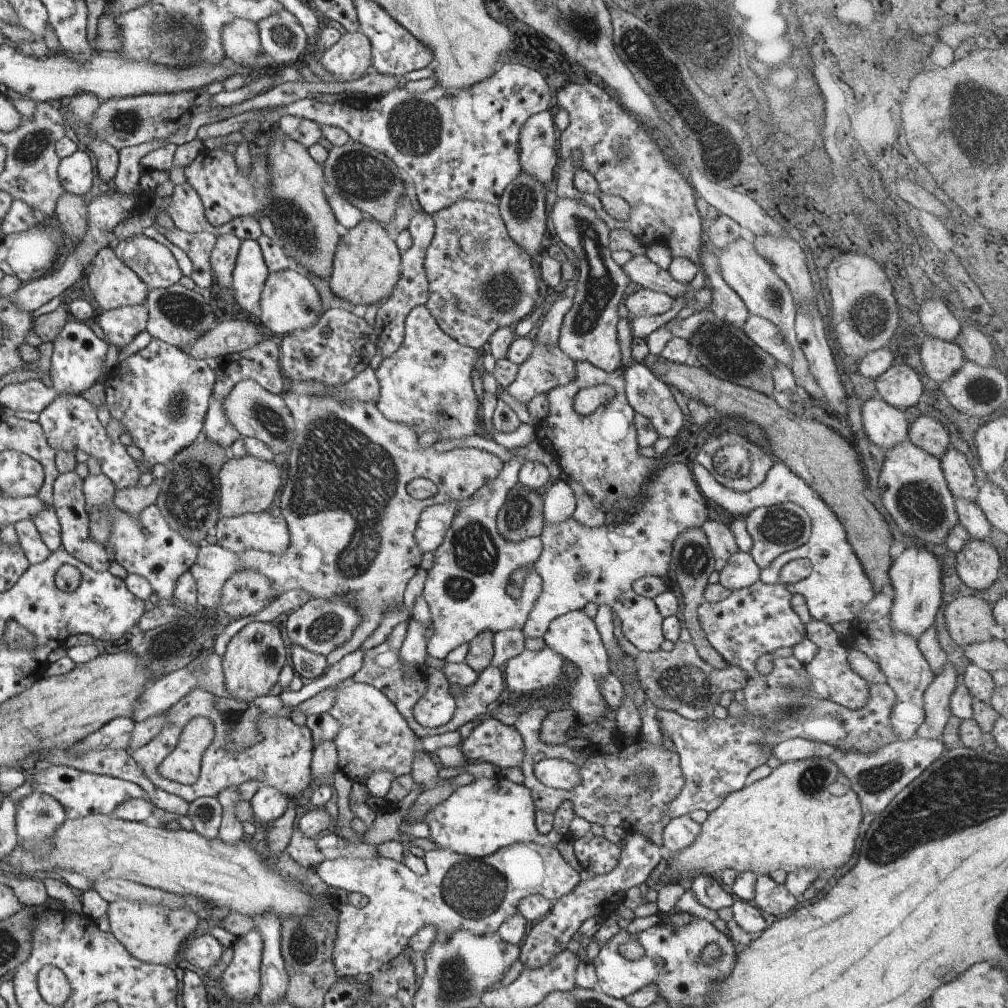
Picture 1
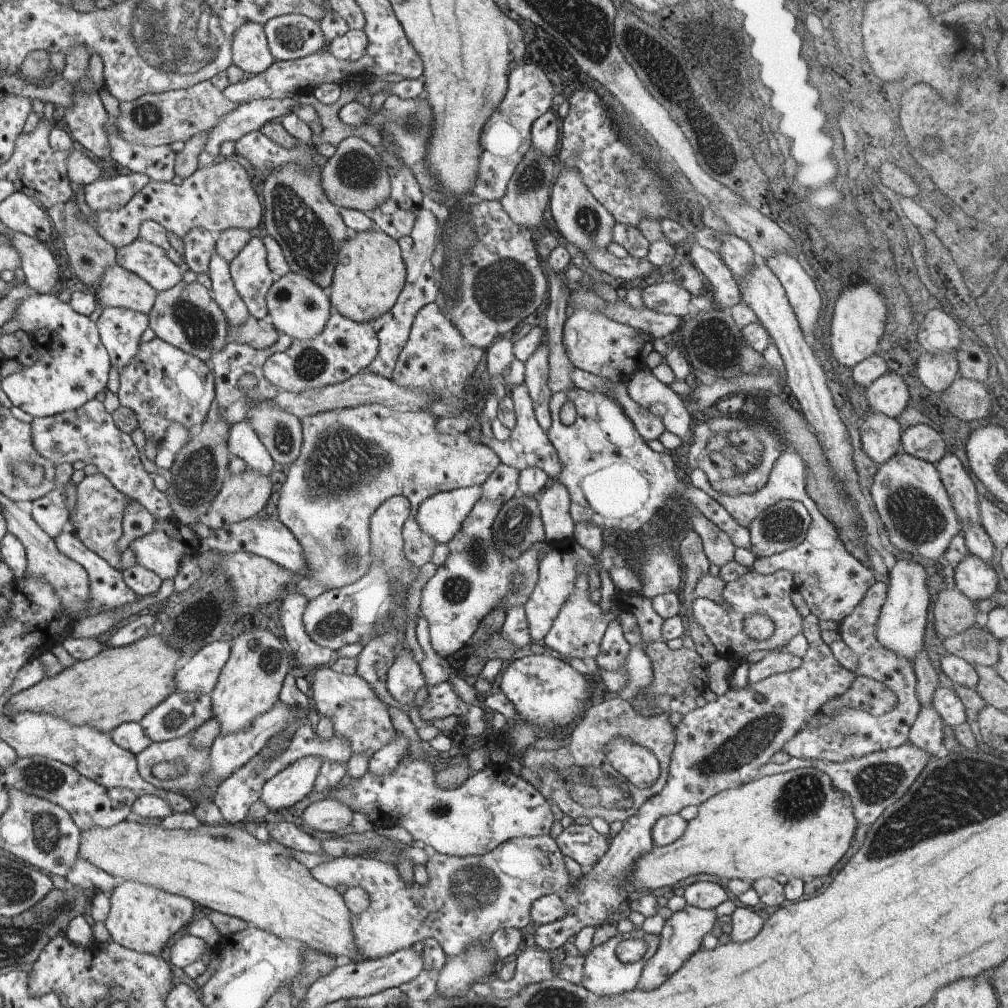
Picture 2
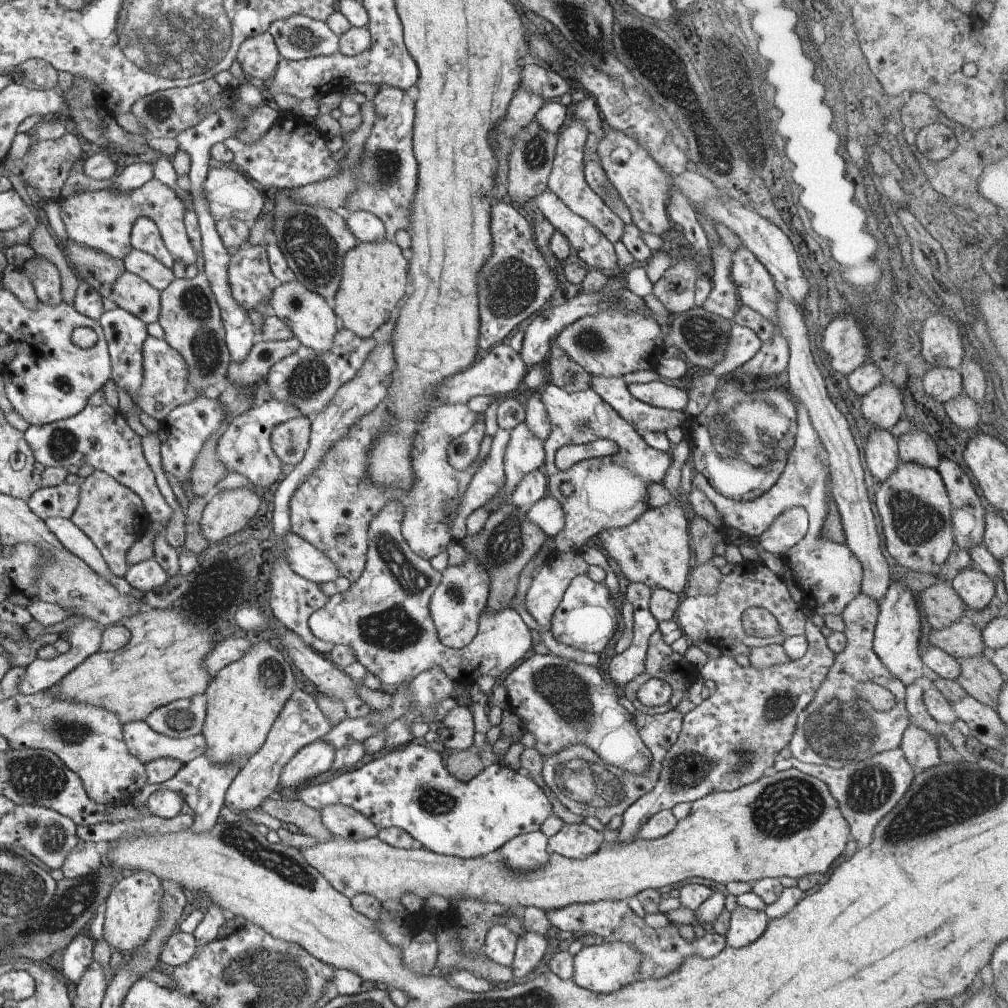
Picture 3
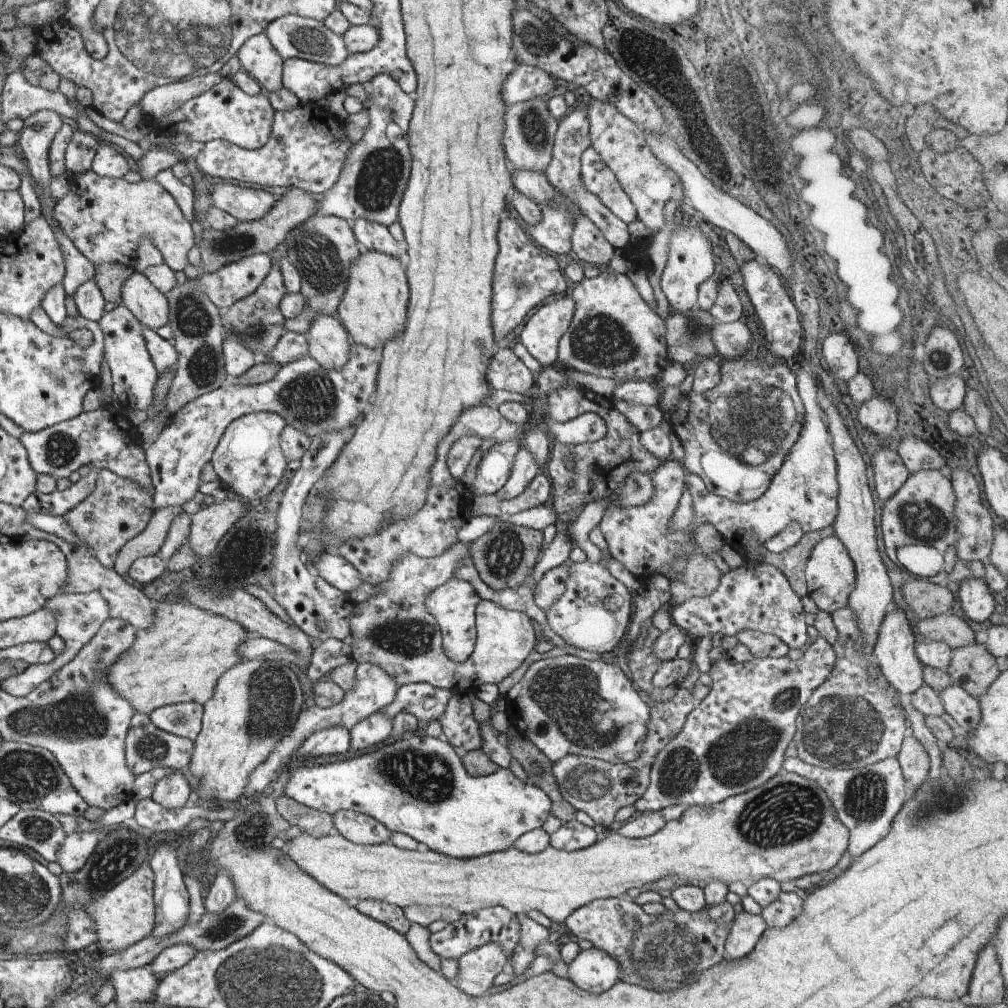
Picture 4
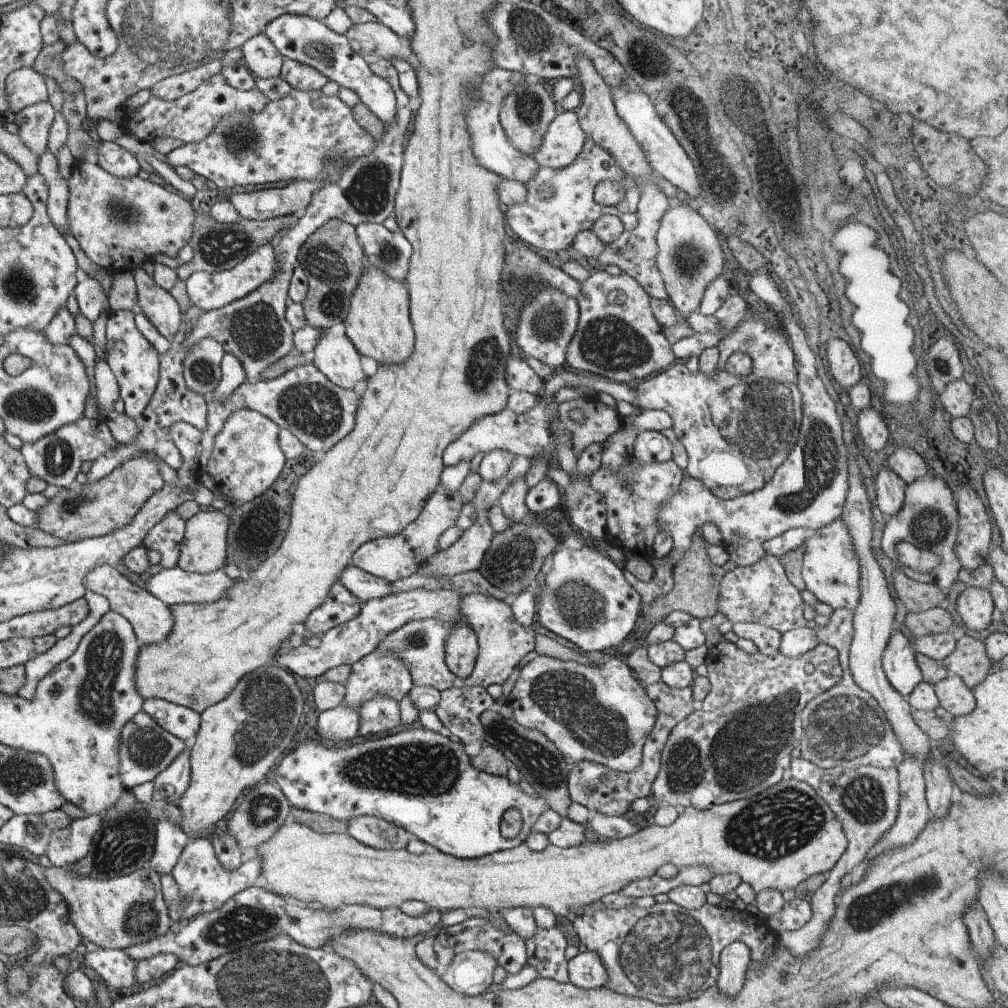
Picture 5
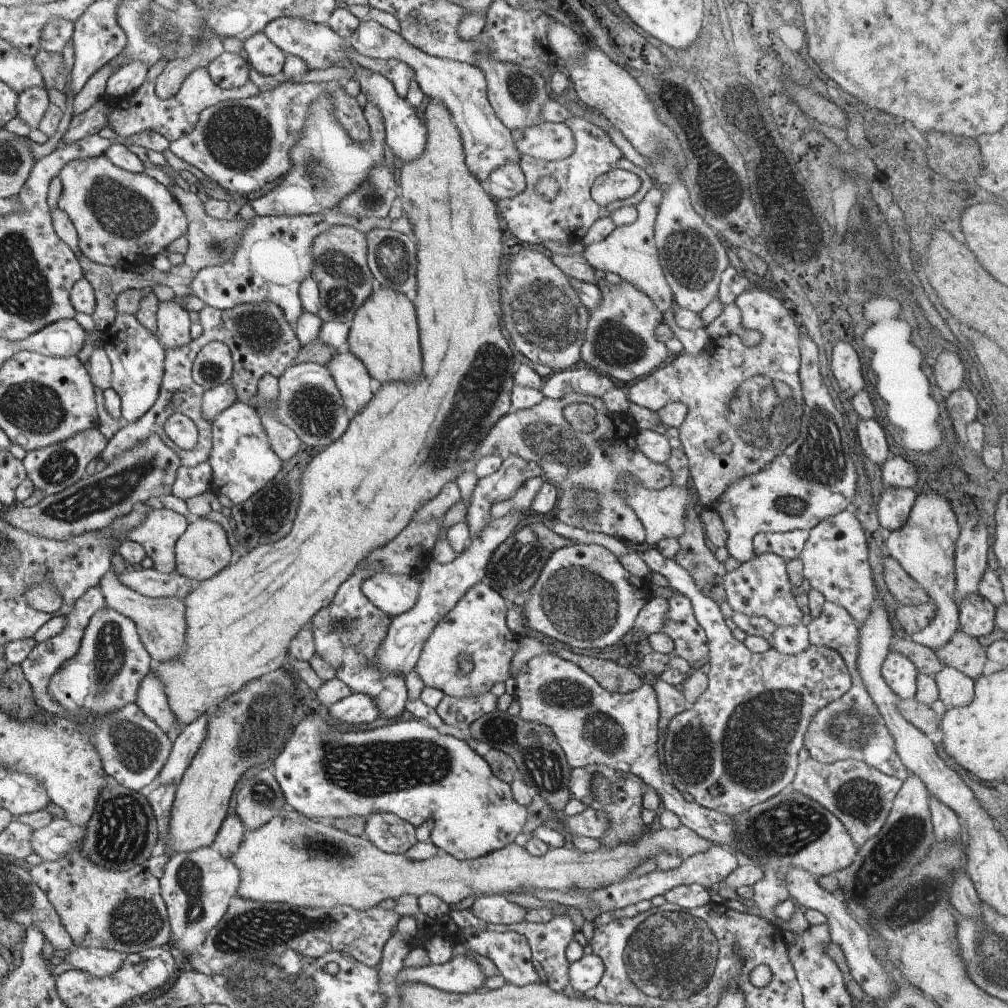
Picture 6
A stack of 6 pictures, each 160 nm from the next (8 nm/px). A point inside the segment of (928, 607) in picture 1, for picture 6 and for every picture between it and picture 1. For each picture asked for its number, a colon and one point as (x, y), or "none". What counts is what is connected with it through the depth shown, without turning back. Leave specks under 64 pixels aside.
2: (903, 616)
3: (895, 640)
4: (894, 653)
5: (899, 661)
6: (900, 673)

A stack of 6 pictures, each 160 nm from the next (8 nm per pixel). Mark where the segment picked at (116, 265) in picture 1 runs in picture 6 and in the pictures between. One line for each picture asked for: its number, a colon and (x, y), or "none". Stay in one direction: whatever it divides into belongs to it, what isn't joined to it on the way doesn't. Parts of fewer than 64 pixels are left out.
2: (118, 287)
3: (131, 292)
4: (151, 306)
5: (156, 303)
6: (173, 322)

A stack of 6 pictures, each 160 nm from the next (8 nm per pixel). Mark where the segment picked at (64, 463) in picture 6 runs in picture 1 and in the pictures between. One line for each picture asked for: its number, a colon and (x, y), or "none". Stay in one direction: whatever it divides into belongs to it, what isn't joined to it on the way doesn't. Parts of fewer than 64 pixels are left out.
1: (71, 423)
2: (87, 433)
3: (100, 436)
4: (101, 439)
5: (56, 458)

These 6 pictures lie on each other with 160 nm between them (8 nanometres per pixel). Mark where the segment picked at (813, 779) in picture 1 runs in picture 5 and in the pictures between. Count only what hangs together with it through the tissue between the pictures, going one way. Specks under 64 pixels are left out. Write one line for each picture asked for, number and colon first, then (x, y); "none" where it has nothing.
2: (795, 823)
3: (788, 823)
4: (787, 828)
5: (777, 839)

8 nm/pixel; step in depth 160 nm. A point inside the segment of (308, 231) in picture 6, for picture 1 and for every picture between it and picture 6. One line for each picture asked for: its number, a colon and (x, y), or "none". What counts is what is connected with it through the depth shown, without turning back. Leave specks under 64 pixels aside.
1: (250, 274)
2: (252, 277)
3: (251, 279)
4: (226, 286)
5: (207, 291)

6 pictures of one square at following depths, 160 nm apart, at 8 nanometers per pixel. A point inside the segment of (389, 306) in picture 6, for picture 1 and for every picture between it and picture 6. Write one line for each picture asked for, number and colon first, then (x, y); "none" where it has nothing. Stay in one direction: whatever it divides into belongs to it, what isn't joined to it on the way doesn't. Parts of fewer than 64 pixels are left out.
1: (367, 265)
2: (369, 276)
3: (373, 283)
4: (373, 309)
5: (378, 323)

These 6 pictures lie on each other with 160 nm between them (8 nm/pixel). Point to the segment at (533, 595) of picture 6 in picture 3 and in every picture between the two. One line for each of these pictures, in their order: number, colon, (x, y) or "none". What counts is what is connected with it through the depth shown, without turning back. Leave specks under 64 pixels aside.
3: (586, 618)
4: (593, 612)
5: (586, 599)

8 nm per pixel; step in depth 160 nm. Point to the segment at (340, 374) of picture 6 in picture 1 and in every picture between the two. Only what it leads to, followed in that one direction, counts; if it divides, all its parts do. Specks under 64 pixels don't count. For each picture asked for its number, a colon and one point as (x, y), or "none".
1: (290, 302)
2: (298, 307)
3: (313, 322)
4: (327, 339)
5: (335, 355)

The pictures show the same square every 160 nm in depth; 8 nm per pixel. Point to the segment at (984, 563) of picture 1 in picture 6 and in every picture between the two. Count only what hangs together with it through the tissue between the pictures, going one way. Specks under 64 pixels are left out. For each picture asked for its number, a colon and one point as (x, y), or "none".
2: (974, 577)
3: (976, 588)
4: (976, 599)
5: (975, 605)
6: (976, 614)

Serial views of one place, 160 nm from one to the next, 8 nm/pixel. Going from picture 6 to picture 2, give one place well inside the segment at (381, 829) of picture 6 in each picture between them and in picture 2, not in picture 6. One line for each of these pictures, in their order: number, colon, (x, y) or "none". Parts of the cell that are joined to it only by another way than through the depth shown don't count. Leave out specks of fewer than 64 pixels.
2: (327, 815)
3: (342, 821)
4: (359, 828)
5: (378, 833)

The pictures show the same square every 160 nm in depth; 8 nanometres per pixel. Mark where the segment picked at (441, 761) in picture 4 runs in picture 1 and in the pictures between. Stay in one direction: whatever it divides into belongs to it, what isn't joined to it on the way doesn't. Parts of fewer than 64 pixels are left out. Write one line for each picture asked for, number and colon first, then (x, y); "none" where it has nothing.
1: (479, 818)
2: (493, 805)
3: (409, 788)

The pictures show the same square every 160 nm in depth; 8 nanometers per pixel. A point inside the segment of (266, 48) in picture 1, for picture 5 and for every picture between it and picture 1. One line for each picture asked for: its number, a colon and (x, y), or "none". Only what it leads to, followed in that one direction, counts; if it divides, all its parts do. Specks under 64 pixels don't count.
2: (294, 36)
3: (297, 37)
4: (293, 36)
5: (308, 40)

